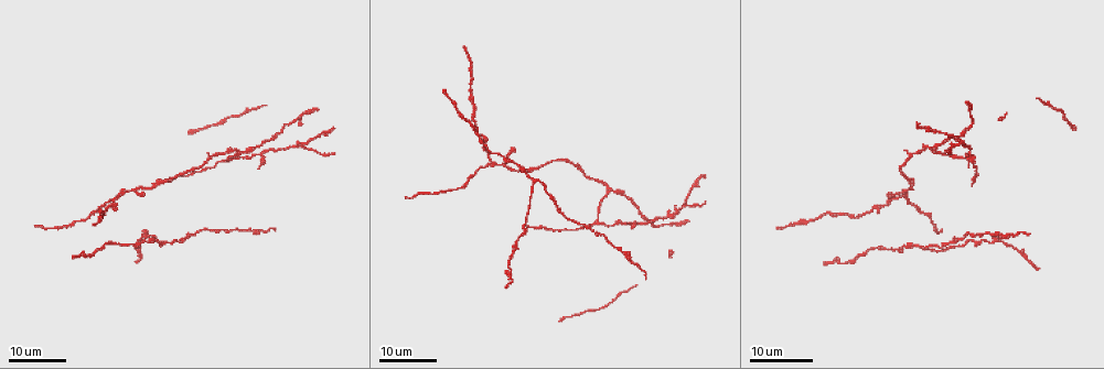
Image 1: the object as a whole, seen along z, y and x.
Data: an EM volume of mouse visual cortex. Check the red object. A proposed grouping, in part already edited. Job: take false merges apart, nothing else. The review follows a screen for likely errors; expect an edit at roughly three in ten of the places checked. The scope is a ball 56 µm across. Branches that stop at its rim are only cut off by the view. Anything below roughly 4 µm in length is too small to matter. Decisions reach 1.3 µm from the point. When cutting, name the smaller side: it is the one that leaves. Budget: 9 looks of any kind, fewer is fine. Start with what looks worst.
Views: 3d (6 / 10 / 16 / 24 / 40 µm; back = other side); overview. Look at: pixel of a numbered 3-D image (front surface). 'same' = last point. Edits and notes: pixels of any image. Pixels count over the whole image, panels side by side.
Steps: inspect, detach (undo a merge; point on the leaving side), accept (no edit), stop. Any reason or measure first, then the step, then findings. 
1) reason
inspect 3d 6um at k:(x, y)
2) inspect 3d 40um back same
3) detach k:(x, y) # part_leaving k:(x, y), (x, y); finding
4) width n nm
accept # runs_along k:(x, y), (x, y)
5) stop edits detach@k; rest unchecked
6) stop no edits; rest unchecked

branch point
inspect 3d 16um at 1:(597, 225)

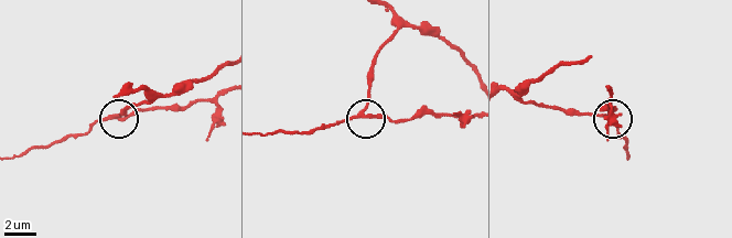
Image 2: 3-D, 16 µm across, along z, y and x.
inspect 3d 6um at 2:(117, 116)

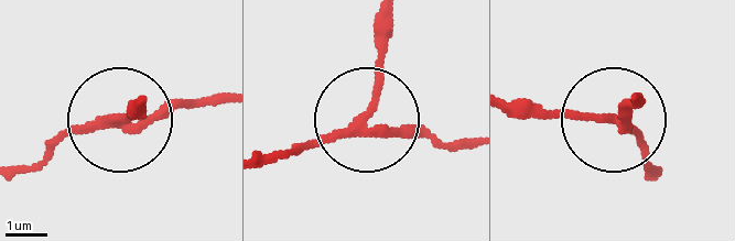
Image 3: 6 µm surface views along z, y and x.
inspect 3d 6um back at 3:(621, 123)

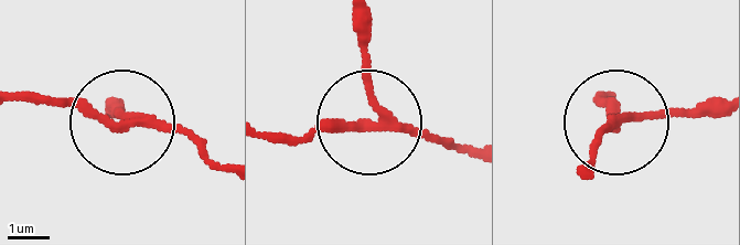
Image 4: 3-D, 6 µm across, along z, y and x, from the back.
detach 4:(195, 141) # part_leaving 4:(137, 117), (24, 96); a second neuron is stuck on

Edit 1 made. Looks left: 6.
redraw
inspect overview

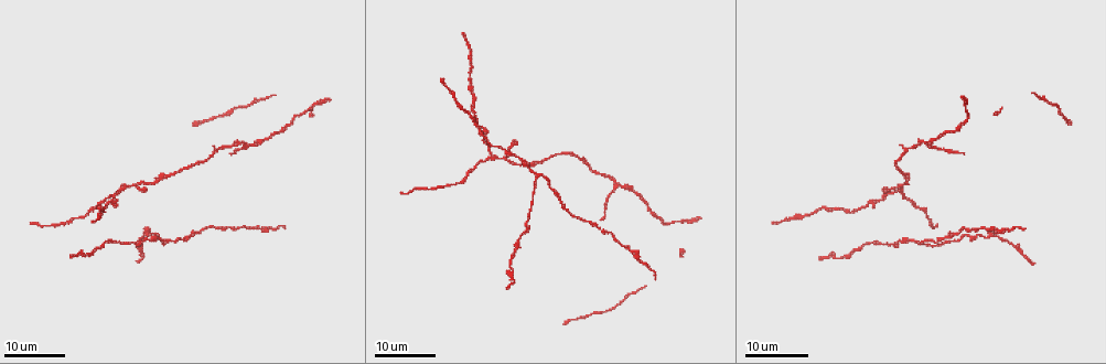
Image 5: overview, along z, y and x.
three arms meet
inspect 3d 24um at 5:(248, 144)

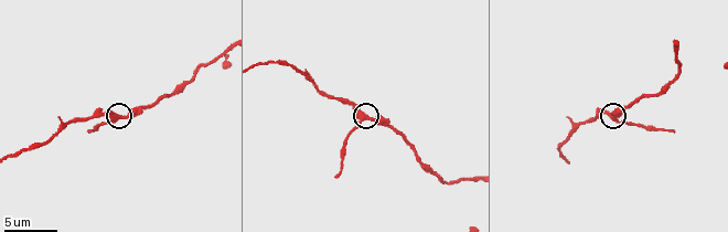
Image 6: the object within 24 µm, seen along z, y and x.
inspect 3d 6um at 6:(362, 118)

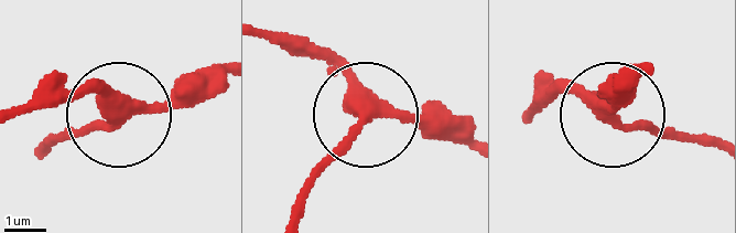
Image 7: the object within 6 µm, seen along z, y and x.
width 320 nm
accept # runs_along 7:(527, 109), (580, 88), (621, 116), (692, 137); continuous, no second neuron

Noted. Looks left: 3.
thin arm on a thick one
inspect 3d 16um at 5:(491, 153)

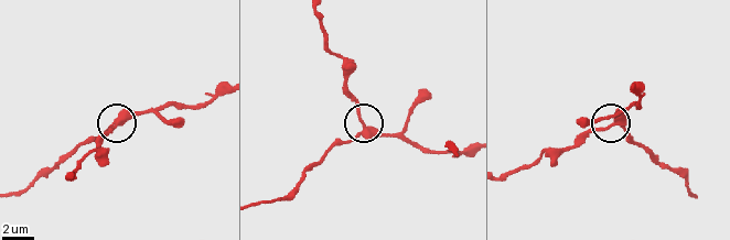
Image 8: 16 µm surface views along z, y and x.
inspect 3d 10um at 8:(117, 123)

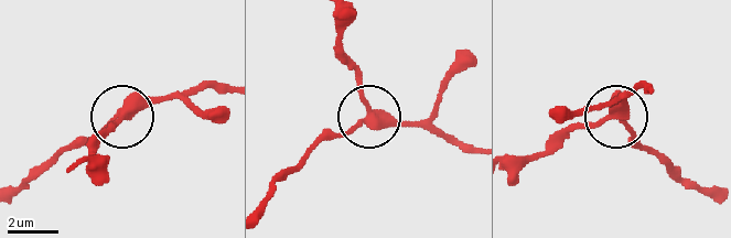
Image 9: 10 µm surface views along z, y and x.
arms 3
accept # runs_along 9:(223, 85), (141, 100), (79, 147); one neuron here

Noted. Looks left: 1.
stop edits detach@4; rest unchecked

